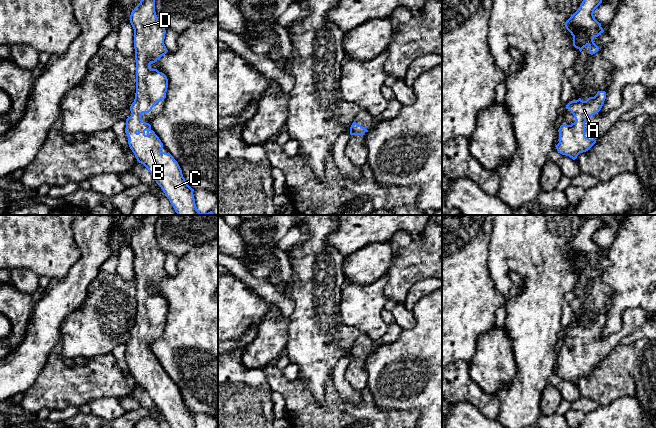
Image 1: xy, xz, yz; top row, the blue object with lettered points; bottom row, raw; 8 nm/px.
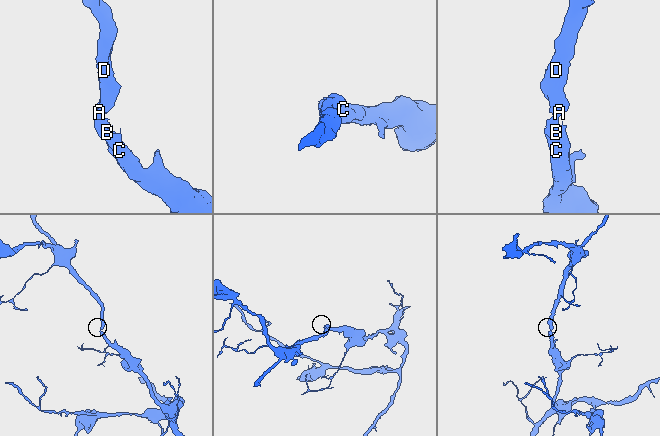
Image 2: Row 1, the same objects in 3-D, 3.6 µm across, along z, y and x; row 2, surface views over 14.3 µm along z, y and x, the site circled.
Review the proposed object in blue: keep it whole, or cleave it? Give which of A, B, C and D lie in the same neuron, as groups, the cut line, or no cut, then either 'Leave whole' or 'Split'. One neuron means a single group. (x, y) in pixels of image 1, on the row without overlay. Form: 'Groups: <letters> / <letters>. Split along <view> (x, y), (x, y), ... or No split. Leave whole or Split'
Groups: A B C D. No split. Leave whole

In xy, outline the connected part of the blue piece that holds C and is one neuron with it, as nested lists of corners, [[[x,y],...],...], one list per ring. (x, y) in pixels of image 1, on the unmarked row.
[[[142,215],[142,224],[134,232],[130,239],[130,247],[134,253],[134,273],[135,273],[135,284],[136,284],[136,317],[134,326],[130,330],[131,340],[126,343],[125,357],[128,359],[128,368],[132,376],[134,377],[137,385],[143,388],[148,395],[151,397],[156,407],[161,411],[165,420],[169,423],[171,428],[195,428],[193,419],[194,413],[192,413],[183,401],[182,394],[178,386],[168,376],[162,376],[163,367],[155,356],[151,353],[151,349],[141,344],[143,337],[149,337],[157,326],[166,322],[166,316],[168,312],[167,300],[159,296],[157,293],[151,293],[150,288],[155,287],[168,274],[164,268],[166,254],[160,248],[158,241],[155,236],[155,223],[158,215]]]

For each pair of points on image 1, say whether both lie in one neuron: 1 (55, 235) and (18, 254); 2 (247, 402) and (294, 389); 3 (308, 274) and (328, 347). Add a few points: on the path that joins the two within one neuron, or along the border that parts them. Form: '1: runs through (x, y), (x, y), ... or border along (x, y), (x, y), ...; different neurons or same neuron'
1: runs through (46, 235), (37, 235), (27, 245); same neuron
2: border along (262, 368), (266, 381), (272, 390); different neurons
3: runs through (316, 292), (318, 330); same neuron

